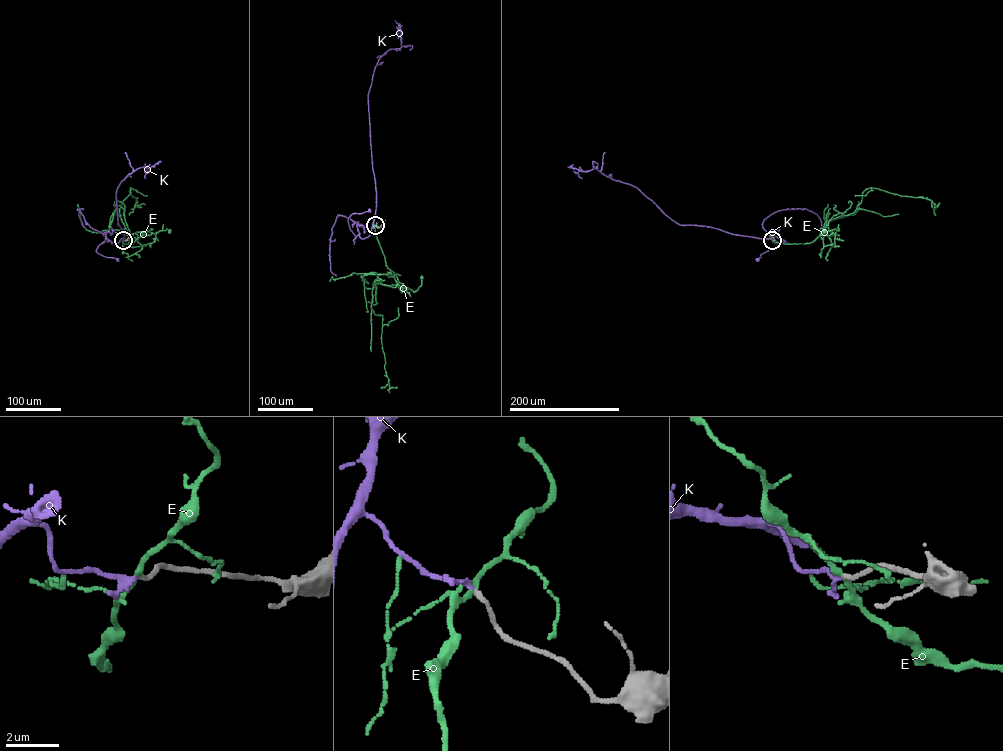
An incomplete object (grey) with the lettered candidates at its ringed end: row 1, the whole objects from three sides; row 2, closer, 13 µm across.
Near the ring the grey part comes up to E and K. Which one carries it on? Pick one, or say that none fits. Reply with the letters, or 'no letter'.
K

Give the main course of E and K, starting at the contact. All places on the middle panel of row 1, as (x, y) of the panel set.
E: (375, 226), (386, 266), (398, 281), (414, 292), (421, 285), (421, 277)
K: (375, 225), (372, 224), (369, 236), (363, 239), (355, 236), (349, 227), (348, 219), (352, 214), (369, 211)

